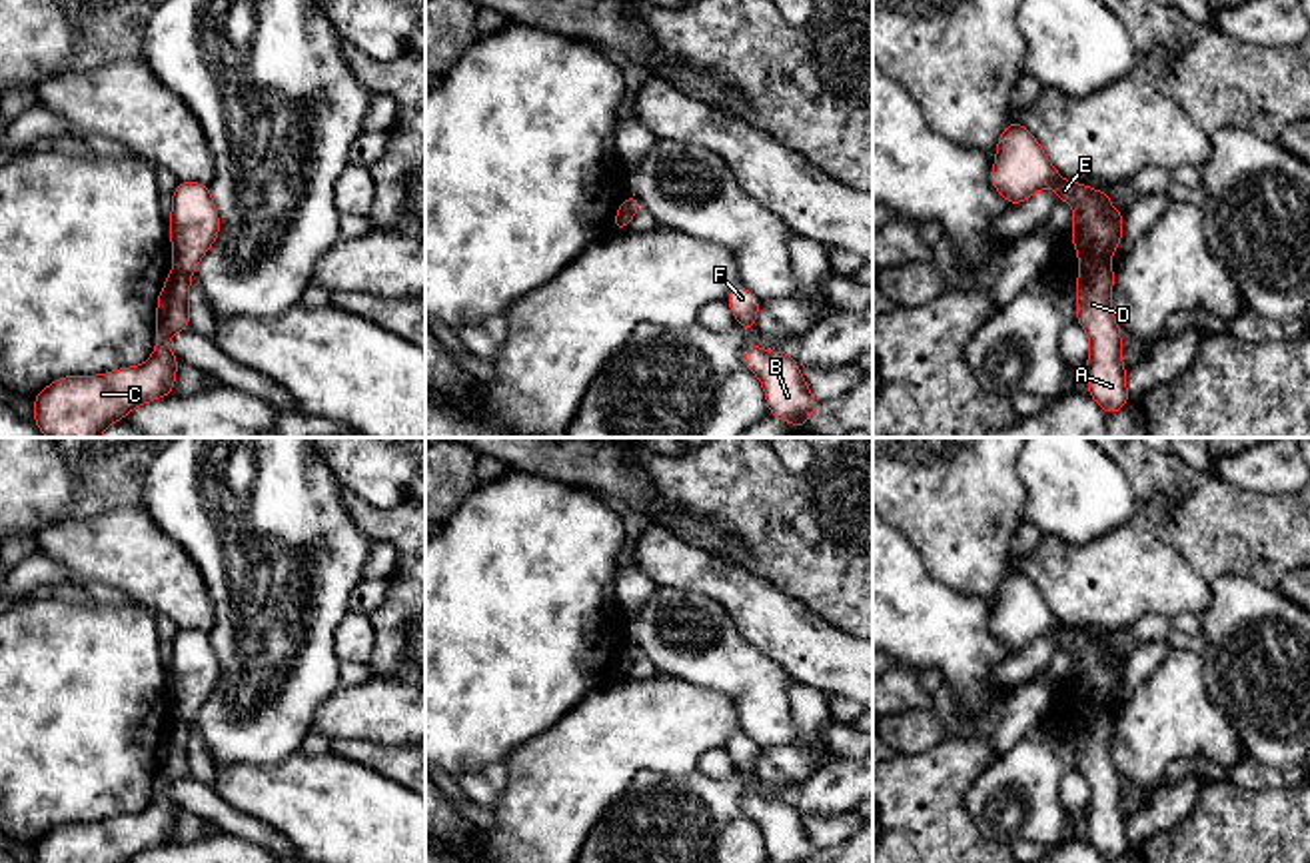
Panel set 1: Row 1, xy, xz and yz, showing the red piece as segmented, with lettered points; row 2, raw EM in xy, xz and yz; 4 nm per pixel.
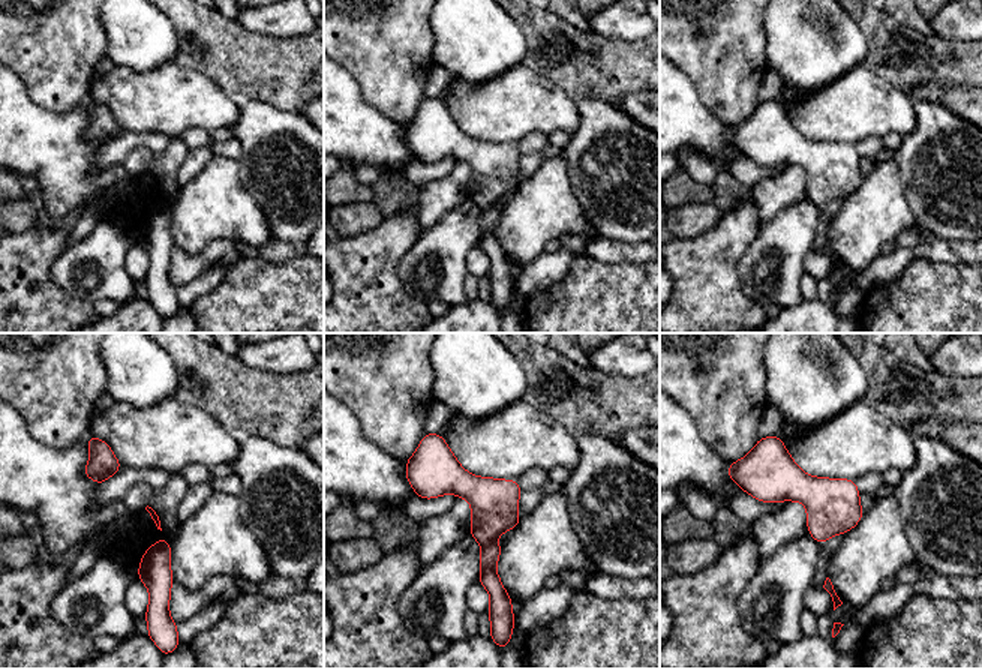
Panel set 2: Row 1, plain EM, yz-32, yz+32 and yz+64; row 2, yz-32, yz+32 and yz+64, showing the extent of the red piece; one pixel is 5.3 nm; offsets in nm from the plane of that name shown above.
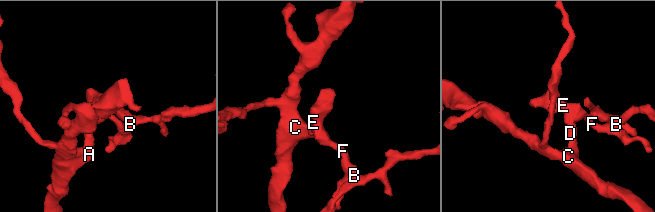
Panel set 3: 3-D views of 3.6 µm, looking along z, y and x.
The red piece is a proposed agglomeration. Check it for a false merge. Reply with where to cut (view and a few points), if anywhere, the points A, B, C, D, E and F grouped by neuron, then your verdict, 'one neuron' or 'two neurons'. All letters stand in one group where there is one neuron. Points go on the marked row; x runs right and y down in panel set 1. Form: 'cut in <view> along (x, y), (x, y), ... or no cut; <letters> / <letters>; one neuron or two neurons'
cut in yz along (1107, 260), (1089, 264), (1083, 270); A C D / B E F; two neurons

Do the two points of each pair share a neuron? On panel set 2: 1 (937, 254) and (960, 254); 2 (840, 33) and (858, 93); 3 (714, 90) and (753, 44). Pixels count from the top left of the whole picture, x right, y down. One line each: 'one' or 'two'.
1: one
2: two
3: one

